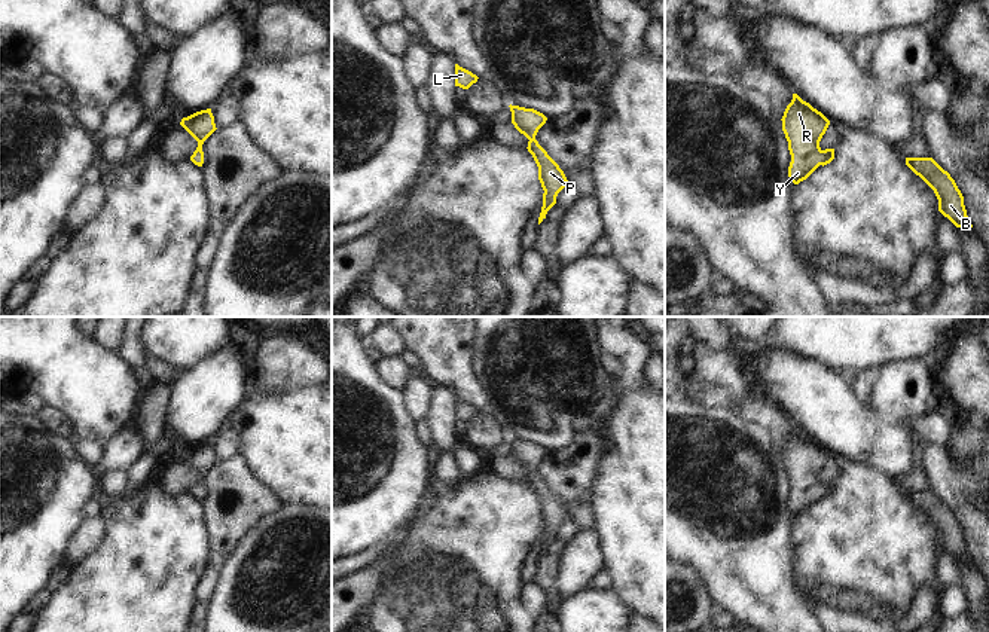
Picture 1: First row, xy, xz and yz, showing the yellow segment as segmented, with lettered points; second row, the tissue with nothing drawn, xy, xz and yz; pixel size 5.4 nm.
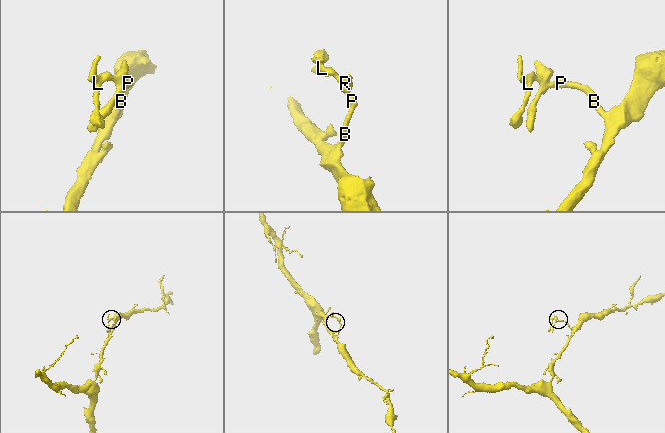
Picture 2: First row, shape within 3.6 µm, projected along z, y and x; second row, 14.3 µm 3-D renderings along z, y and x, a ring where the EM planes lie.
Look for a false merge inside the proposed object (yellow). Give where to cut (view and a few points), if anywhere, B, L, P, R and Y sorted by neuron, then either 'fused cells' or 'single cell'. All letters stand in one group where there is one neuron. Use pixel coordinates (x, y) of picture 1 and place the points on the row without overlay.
cut none; groups B L P R Y; single cell

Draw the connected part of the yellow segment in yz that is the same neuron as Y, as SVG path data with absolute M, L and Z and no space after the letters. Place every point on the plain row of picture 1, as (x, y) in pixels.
M793 427L781 454L791 488L788 510L799 517L819 498L824 500L834 492L834 482L822 483L819 480L830 454L797 427Z

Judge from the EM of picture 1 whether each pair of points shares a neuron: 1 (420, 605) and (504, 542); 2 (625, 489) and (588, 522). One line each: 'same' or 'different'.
1: same
2: different

